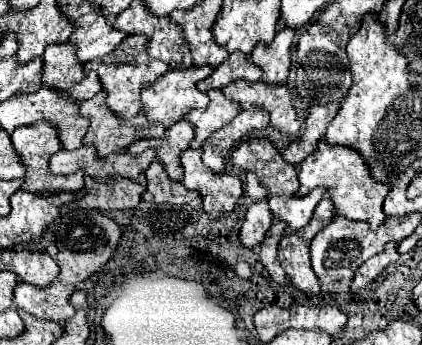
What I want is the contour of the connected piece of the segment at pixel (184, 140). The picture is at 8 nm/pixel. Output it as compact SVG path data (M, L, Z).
M180 120L176 124L172 124L166 134L158 140L152 140L148 148L156 150L156 158L158 162L164 166L164 170L168 172L170 180L178 180L182 178L182 168L180 168L180 154L188 148L188 144L192 142L192 124L186 120Z

